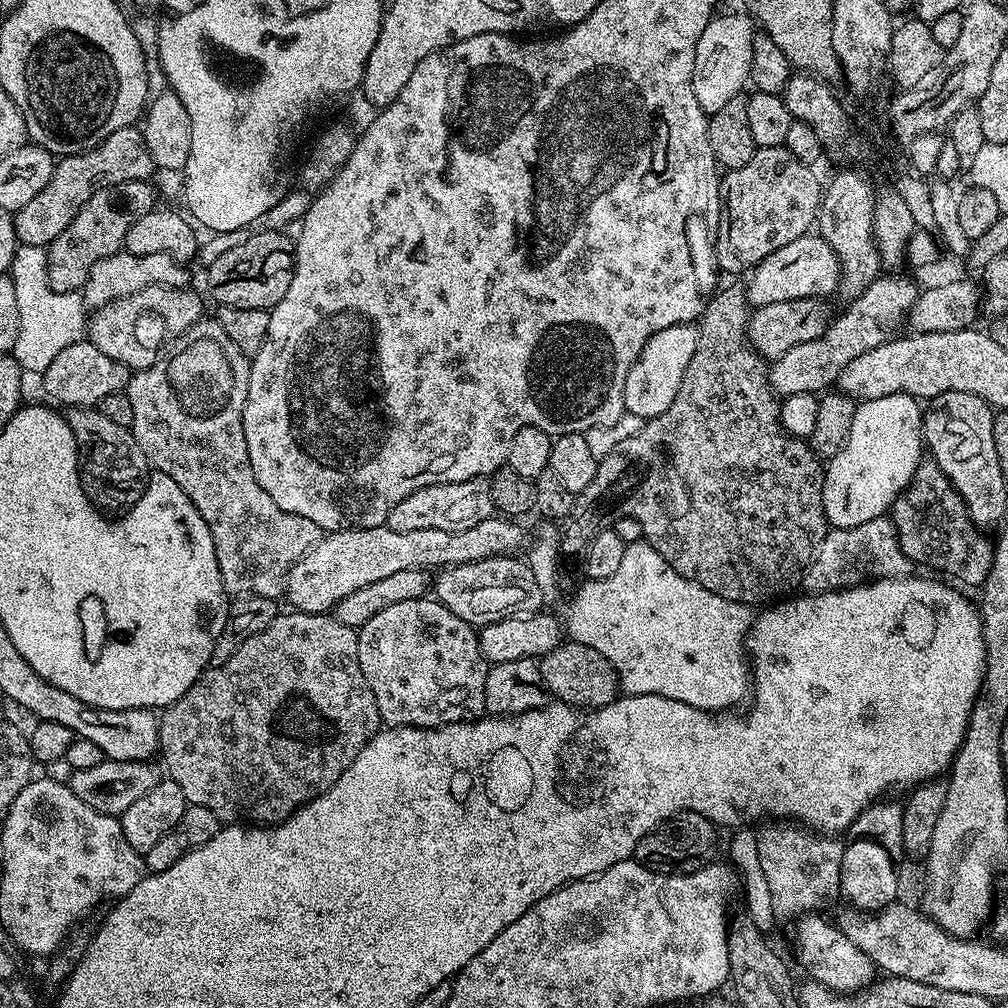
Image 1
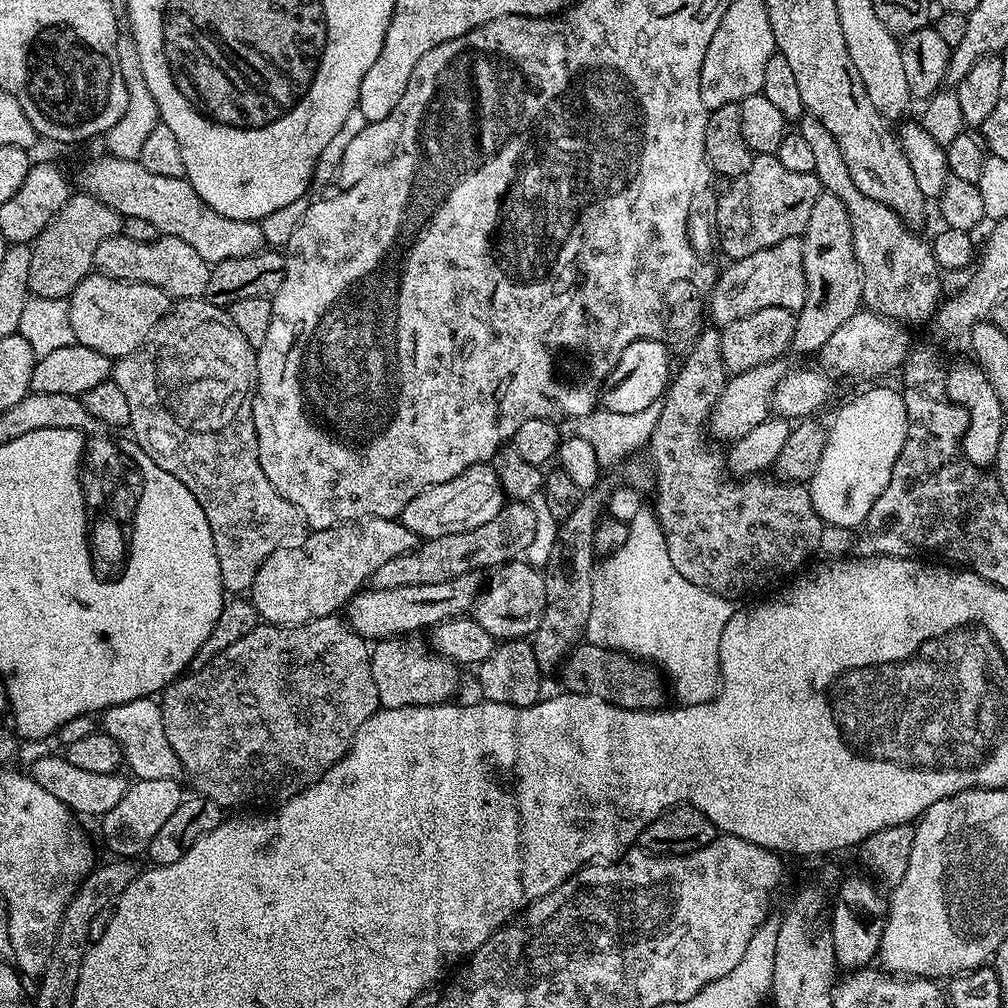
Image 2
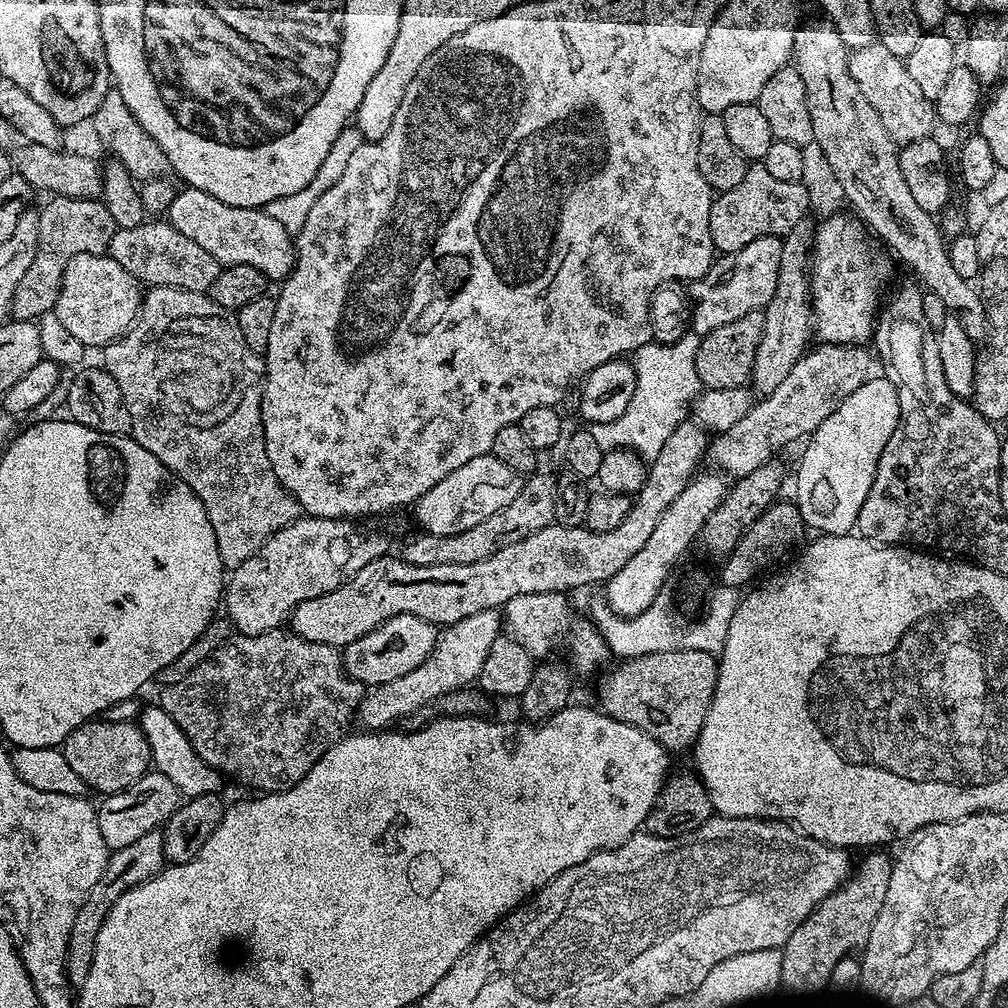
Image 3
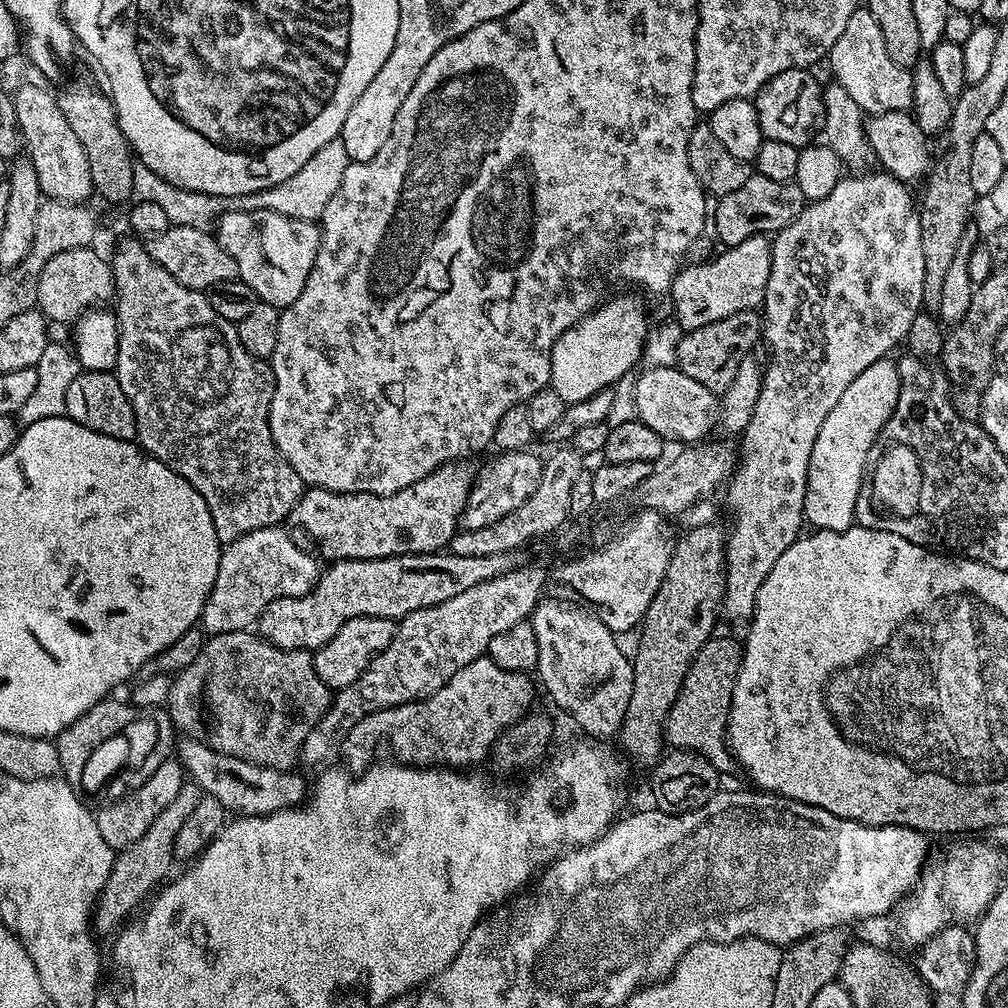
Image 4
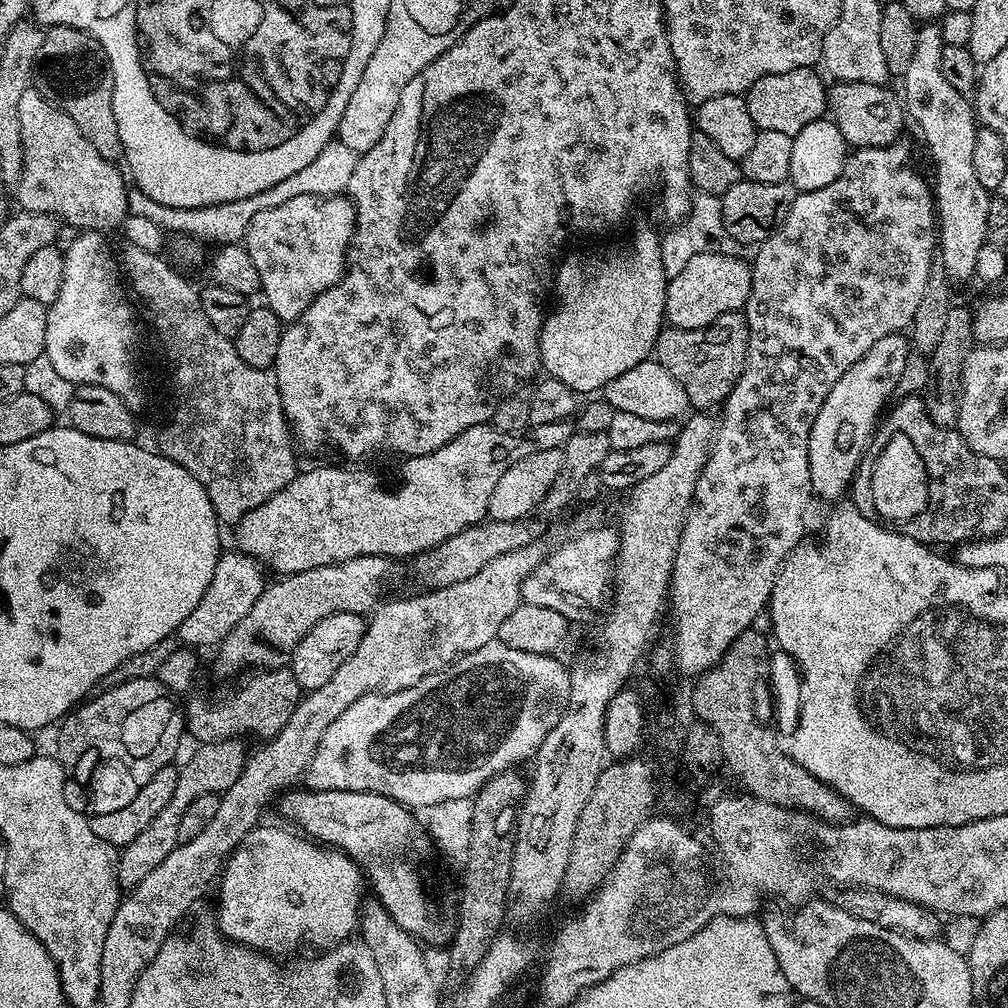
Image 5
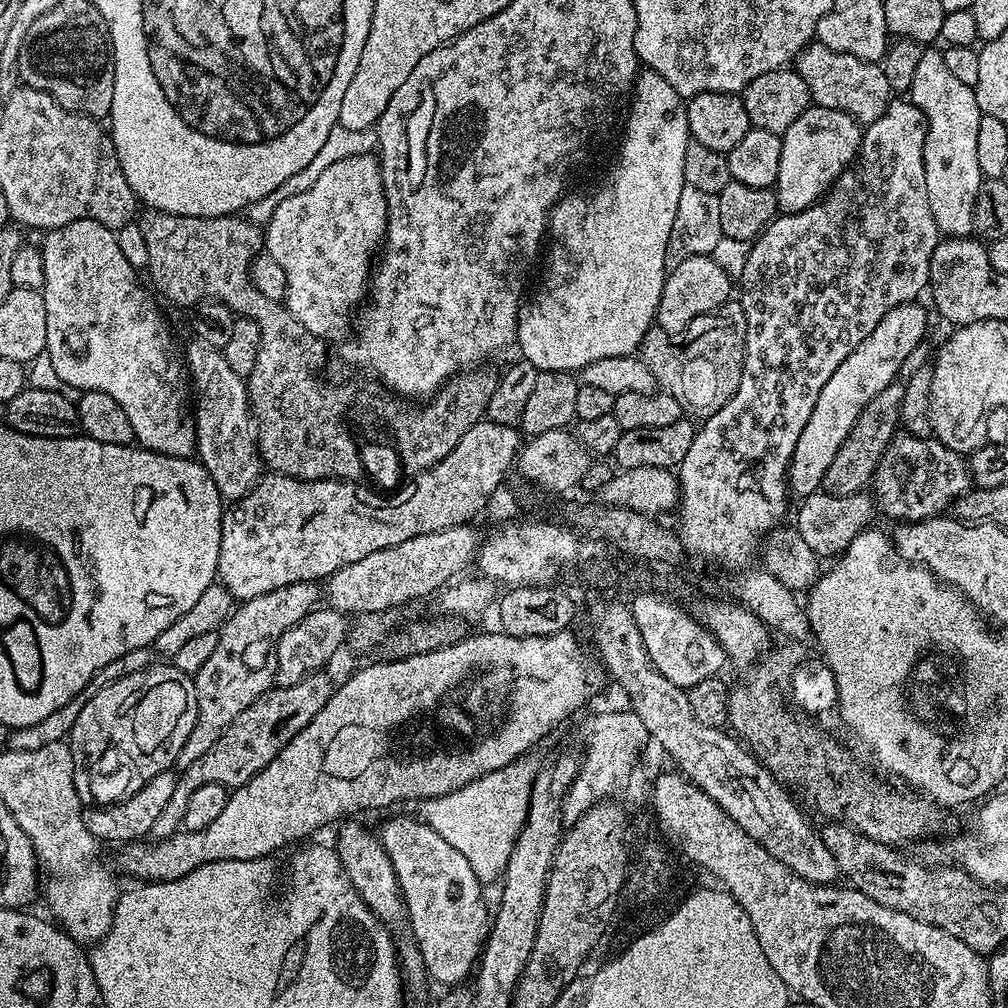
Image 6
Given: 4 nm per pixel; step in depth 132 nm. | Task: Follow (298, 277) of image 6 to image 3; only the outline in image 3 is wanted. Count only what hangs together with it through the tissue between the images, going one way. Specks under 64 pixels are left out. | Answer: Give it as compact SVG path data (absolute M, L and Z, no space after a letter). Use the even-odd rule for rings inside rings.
M181 187L174 202L166 213L167 223L186 234L193 242L198 242L206 254L210 254L222 266L254 266L270 282L283 282L296 267L296 245L293 233L281 226L275 218L270 218L263 208L239 208L226 202L218 202L210 194L197 188Z

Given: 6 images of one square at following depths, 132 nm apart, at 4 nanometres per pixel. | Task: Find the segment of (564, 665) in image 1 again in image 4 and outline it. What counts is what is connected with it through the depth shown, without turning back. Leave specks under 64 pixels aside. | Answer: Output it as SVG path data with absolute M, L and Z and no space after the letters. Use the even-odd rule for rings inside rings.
M713 635L712 639L702 646L702 650L698 650L691 666L688 667L688 673L684 678L678 698L668 711L668 717L664 720L664 739L673 749L696 752L702 758L709 760L717 772L727 774L731 768L734 768L734 757L726 739L726 729L728 727L728 711L732 705L732 685L740 669L742 644L739 639L731 640L728 636L720 635Z

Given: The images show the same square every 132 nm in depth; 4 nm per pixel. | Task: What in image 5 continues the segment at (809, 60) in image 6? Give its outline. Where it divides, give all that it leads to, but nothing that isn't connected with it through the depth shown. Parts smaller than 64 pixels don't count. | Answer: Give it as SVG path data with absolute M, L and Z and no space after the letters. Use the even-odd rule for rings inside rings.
M836 82L828 92L828 108L834 117L842 138L853 149L877 148L897 143L901 139L900 131L906 124L906 108L901 97L891 92L891 87L870 82Z

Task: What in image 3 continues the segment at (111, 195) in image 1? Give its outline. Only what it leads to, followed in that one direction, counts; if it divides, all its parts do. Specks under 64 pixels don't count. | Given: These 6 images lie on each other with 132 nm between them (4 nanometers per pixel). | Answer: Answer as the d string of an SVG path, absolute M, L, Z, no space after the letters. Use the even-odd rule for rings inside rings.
M52 196L40 213L40 241L38 254L34 254L34 263L26 270L26 278L18 285L12 303L11 319L39 321L40 317L53 311L58 302L58 294L62 286L62 274L66 274L66 262L80 252L86 254L104 254L108 251L108 243L116 233L114 218L110 218L110 210L106 210L103 199L83 200L82 198L66 198Z

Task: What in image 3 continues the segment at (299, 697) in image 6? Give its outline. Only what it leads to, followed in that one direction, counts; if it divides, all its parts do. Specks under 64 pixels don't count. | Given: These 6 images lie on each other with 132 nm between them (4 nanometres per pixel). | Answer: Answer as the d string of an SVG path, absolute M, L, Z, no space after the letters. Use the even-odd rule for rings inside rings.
M160 830L137 838L136 841L130 842L130 846L122 846L109 855L108 865L102 878L94 882L94 890L90 890L88 900L74 917L74 926L70 926L66 974L72 985L79 986L82 982L86 982L86 974L90 974L90 962L94 962L94 942L98 938L98 930L102 930L102 922L110 906L118 902L118 898L122 898L126 890L154 878L159 872L164 871L165 867L164 833Z

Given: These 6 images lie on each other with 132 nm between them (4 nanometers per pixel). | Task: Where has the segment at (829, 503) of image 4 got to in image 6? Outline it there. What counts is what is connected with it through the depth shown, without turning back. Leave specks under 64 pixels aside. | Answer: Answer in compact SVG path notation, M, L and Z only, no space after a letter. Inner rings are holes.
M920 302L899 304L891 308L874 326L874 330L850 354L838 370L822 386L822 394L818 394L818 402L814 402L814 410L810 414L810 422L802 426L802 434L798 434L798 442L794 446L794 454L788 460L788 486L793 497L805 498L821 491L820 483L826 478L826 470L830 462L834 462L834 454L846 442L854 422L858 422L858 414L878 394L878 390L886 390L897 379L899 367L908 357L910 350L925 343L928 332L928 316Z

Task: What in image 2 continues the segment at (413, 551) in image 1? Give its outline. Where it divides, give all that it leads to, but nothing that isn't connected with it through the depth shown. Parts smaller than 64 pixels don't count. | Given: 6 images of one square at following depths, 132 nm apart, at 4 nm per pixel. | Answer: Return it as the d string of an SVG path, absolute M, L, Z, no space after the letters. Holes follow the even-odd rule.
M369 518L339 524L337 528L309 531L296 543L274 550L254 578L250 599L263 623L307 624L310 620L339 613L371 581L378 566L390 562L390 558L398 558L398 554L412 551L418 538L406 530L399 519Z

